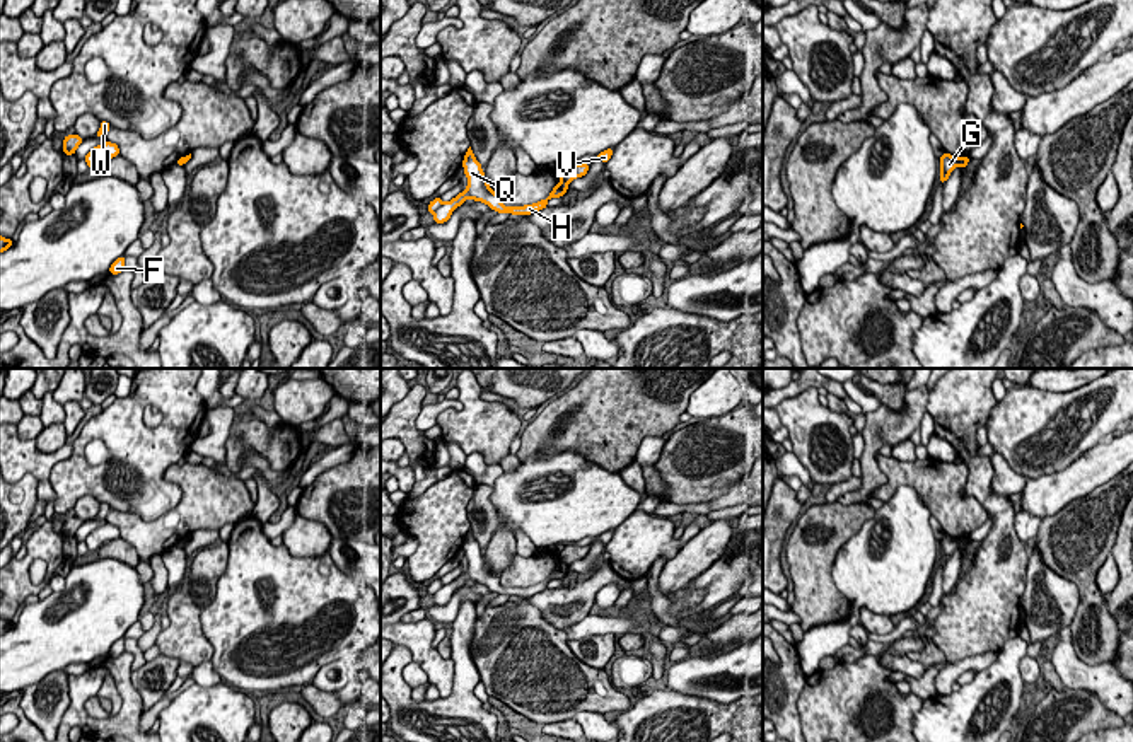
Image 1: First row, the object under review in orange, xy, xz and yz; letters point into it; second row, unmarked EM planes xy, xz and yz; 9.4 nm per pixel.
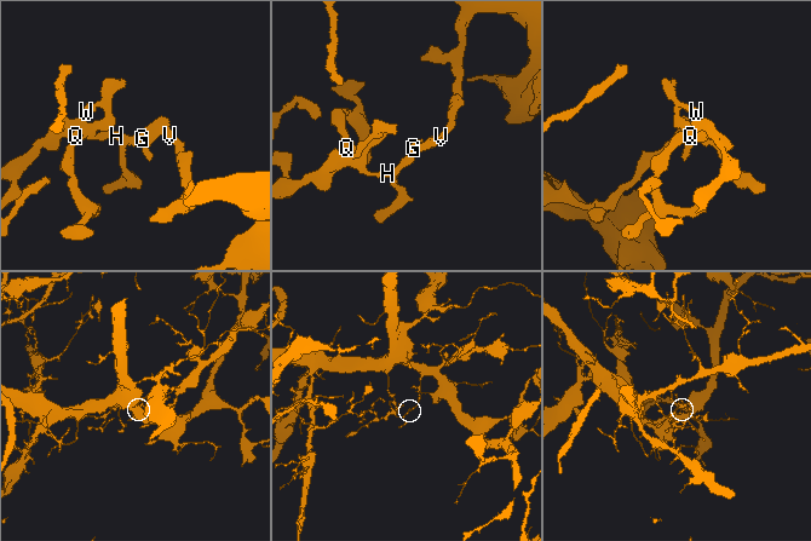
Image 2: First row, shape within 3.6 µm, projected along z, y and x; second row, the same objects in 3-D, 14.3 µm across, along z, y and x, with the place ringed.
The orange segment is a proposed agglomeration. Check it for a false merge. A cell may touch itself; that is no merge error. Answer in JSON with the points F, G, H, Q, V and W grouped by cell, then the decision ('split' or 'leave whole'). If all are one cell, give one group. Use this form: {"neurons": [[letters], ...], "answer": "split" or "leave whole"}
{"neurons": [["F", "H", "Q", "W"], ["G", "V"]], "answer": "split"}

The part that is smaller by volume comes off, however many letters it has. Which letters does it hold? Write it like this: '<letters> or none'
F, H, Q, W

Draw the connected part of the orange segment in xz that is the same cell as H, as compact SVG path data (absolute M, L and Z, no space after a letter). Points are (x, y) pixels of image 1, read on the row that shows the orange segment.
M471 147L466 150L464 160L462 160L464 174L468 177L468 188L459 193L456 198L450 201L444 203L439 198L428 203L427 212L433 213L433 222L435 223L444 223L450 218L452 212L464 205L468 198L474 201L486 203L490 210L497 210L498 213L512 213L512 215L531 215L534 212L539 212L548 206L548 201L551 198L560 198L568 191L568 183L560 179L560 183L553 188L549 196L546 200L541 200L532 205L524 205L524 206L505 206L500 203L500 194L495 193L488 181L485 179L485 172L481 171L481 164L476 160Z

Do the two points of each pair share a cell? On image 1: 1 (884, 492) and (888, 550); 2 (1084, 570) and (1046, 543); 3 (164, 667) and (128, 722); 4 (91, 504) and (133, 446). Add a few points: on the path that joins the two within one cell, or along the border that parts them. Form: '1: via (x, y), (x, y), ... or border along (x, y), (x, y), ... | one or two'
1: border along (884, 502), (900, 486), (910, 485), (923, 505) | two
2: via (1075, 562), (1055, 543) | one
3: border along (130, 671), (130, 681), (142, 700), (144, 712) | two
4: border along (101, 502), (84, 495), (72, 507) | two

